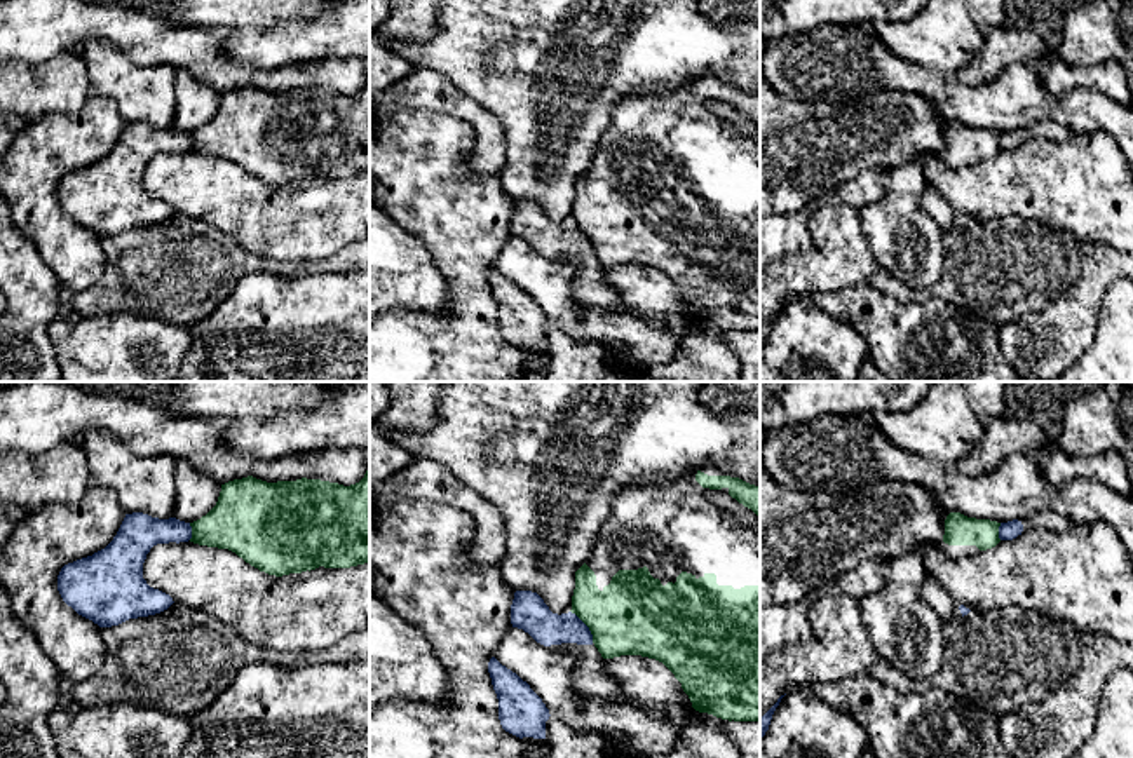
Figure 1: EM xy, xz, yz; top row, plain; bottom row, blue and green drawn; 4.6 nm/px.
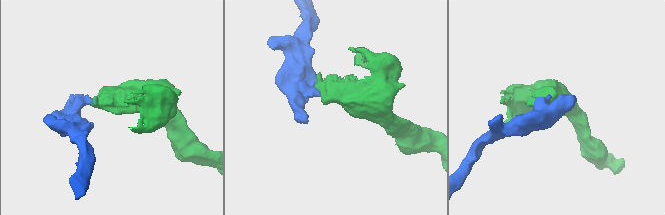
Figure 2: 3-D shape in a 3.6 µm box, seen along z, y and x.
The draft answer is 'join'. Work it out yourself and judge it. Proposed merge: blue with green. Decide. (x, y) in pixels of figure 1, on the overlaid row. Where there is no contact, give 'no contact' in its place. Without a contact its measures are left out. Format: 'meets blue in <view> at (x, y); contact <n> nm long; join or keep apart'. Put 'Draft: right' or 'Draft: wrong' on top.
Draft: wrong
meets blue in xz at (586, 626); contact 190 nm long; keep apart

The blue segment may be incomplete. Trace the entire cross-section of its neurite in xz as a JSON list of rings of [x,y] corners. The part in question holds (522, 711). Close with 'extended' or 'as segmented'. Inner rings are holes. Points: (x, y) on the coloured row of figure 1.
[[[495,657],[488,662],[488,673],[499,699],[502,728],[519,739],[546,739],[546,721],[551,714],[542,699]]] | as segmented

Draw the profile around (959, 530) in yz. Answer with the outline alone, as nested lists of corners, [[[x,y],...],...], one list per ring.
[[[950,512],[945,519],[945,535],[938,544],[915,545],[910,552],[887,563],[887,573],[896,587],[913,589],[924,575],[924,558],[931,545],[936,545],[948,558],[966,558],[978,551],[995,547],[1001,523],[990,519],[967,518]]]

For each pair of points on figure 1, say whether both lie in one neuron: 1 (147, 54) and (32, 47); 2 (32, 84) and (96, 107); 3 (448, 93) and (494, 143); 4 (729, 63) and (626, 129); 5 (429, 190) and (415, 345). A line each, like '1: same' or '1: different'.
1: same
2: different
3: same
4: different
5: same

